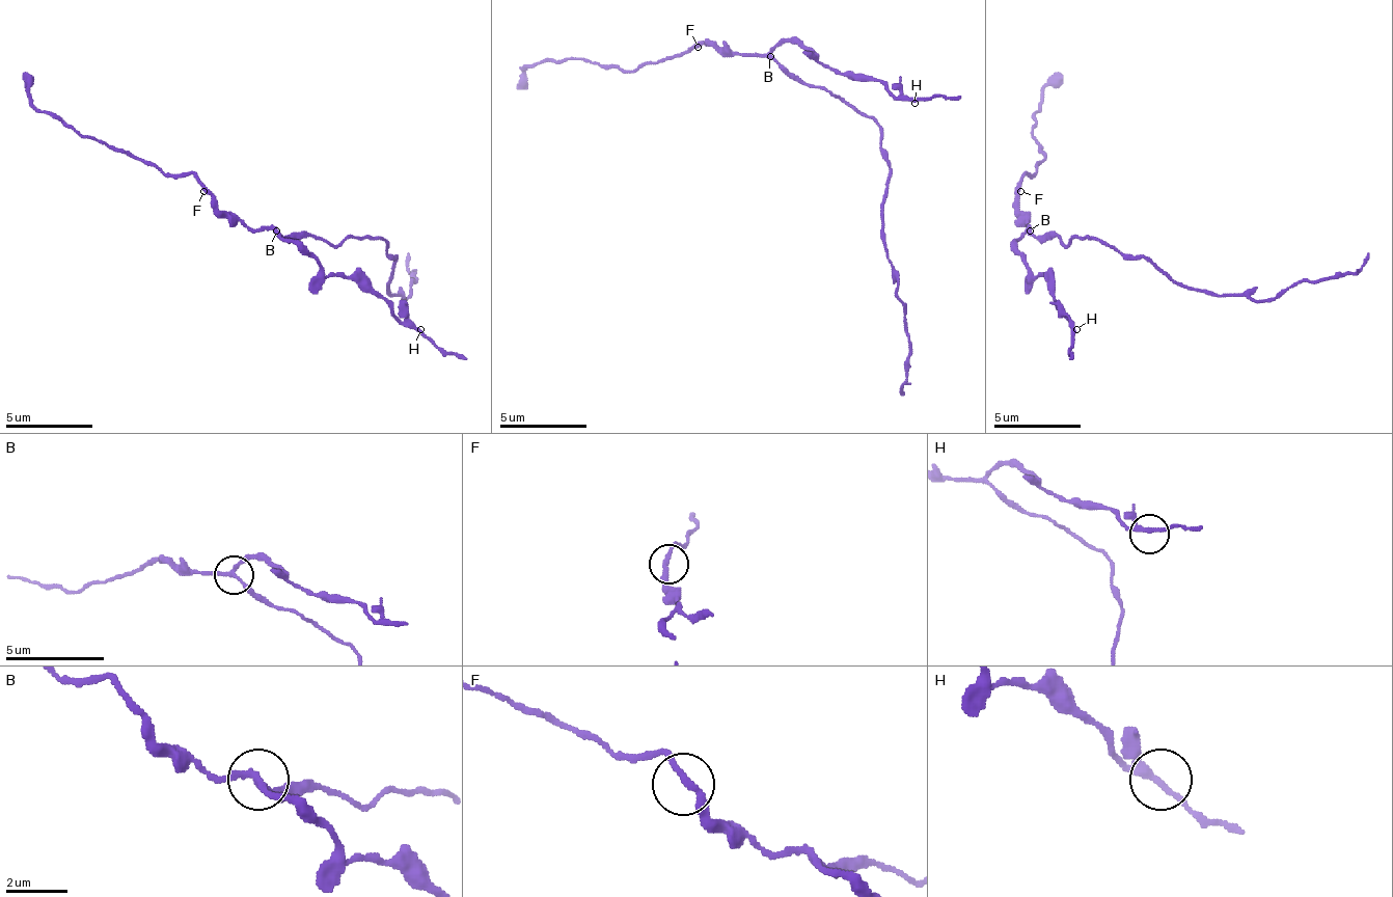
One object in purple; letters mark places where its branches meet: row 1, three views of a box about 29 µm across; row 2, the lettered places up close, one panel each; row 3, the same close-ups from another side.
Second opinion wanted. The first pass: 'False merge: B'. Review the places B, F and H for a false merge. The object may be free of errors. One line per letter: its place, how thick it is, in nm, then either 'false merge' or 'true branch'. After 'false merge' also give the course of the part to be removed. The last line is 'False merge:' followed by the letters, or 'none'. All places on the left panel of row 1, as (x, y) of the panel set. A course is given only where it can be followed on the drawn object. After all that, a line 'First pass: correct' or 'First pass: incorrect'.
B: (276, 230) | 190 nm | false merge | (277, 229), (333, 243), (385, 243), (394, 260), (389, 291), (403, 299), (415, 277), (407, 251)
F: (203, 191) | 200 nm | true branch
H: (420, 329) | 200 nm | true branch
False merge: B
First pass: correct

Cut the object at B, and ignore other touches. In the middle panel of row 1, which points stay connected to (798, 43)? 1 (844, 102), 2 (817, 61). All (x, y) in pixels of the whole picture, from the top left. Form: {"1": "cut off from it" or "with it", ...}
{"1": "cut off from it", "2": "with it"}

